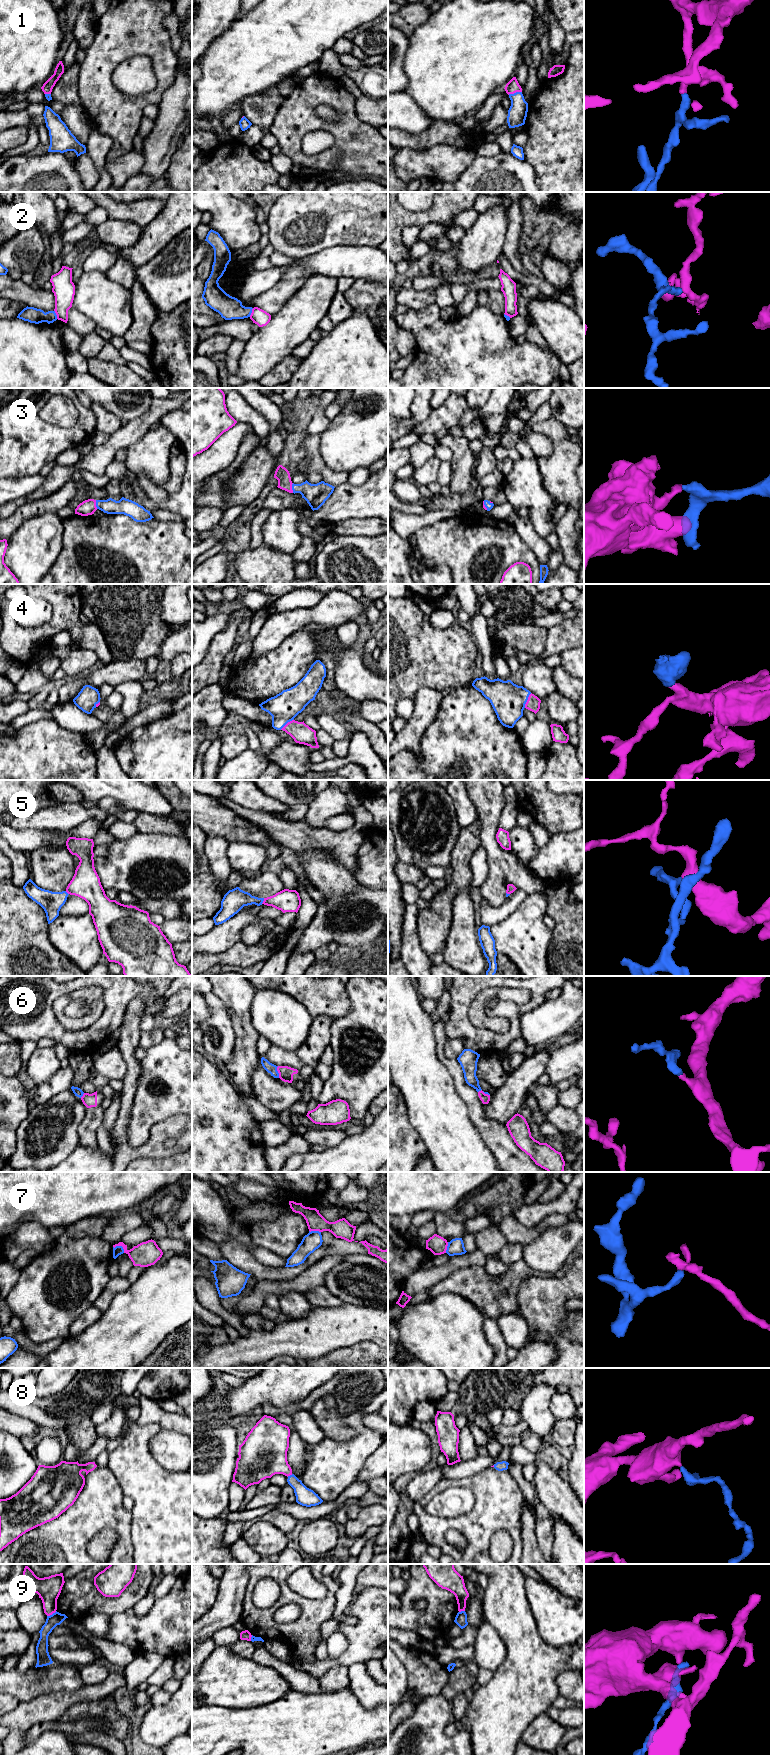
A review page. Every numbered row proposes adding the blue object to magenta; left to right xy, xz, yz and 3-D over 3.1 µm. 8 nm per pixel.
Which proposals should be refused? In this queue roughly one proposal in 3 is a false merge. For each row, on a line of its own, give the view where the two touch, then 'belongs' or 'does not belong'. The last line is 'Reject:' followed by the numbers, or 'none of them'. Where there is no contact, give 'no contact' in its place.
1: yz | belongs
2: xz | does not belong
3: xz | belongs
4: yz | belongs
5: xz | does not belong
6: xz | belongs
7: xy | does not belong
8: xz | belongs
9: xy | does not belong
Reject: 2, 5, 7, 9

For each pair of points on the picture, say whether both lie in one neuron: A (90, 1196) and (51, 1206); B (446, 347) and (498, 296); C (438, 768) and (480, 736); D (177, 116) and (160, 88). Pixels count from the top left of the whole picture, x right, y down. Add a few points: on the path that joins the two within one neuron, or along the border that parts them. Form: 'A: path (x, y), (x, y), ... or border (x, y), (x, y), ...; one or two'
A: path (80, 1196), (61, 1196); one
B: border (486, 306), (494, 313), (503, 315); two
C: path (448, 764), (470, 746); one
D: border (176, 72), (173, 83), (163, 93), (157, 105); two

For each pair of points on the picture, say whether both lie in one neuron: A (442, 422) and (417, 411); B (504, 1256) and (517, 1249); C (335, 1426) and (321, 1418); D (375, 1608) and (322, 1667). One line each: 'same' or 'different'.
A: different
B: same
C: same
D: same

